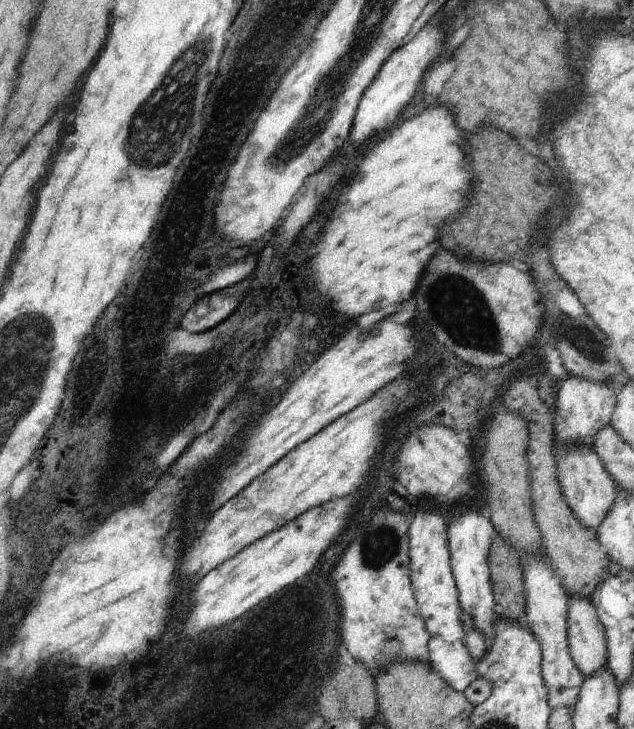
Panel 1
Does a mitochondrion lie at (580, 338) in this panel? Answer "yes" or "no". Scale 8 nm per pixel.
yes

